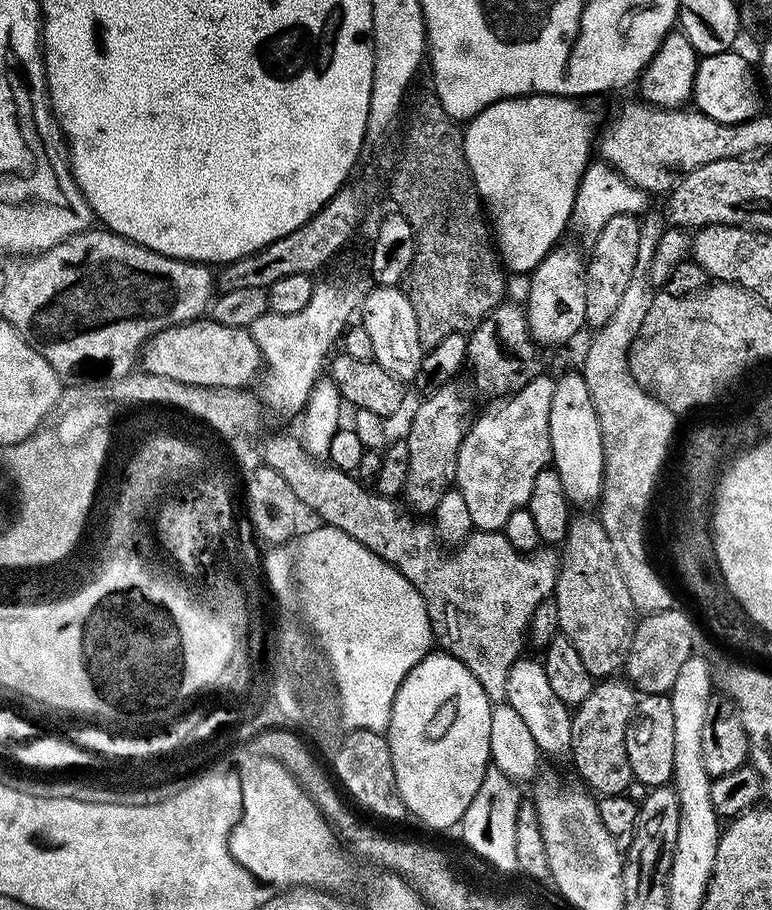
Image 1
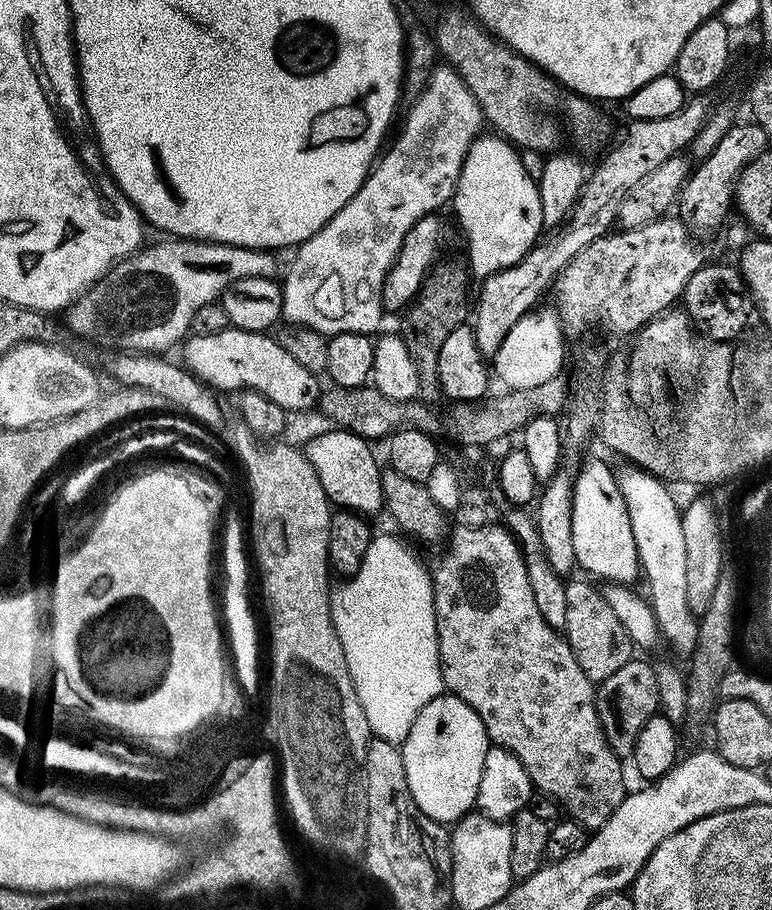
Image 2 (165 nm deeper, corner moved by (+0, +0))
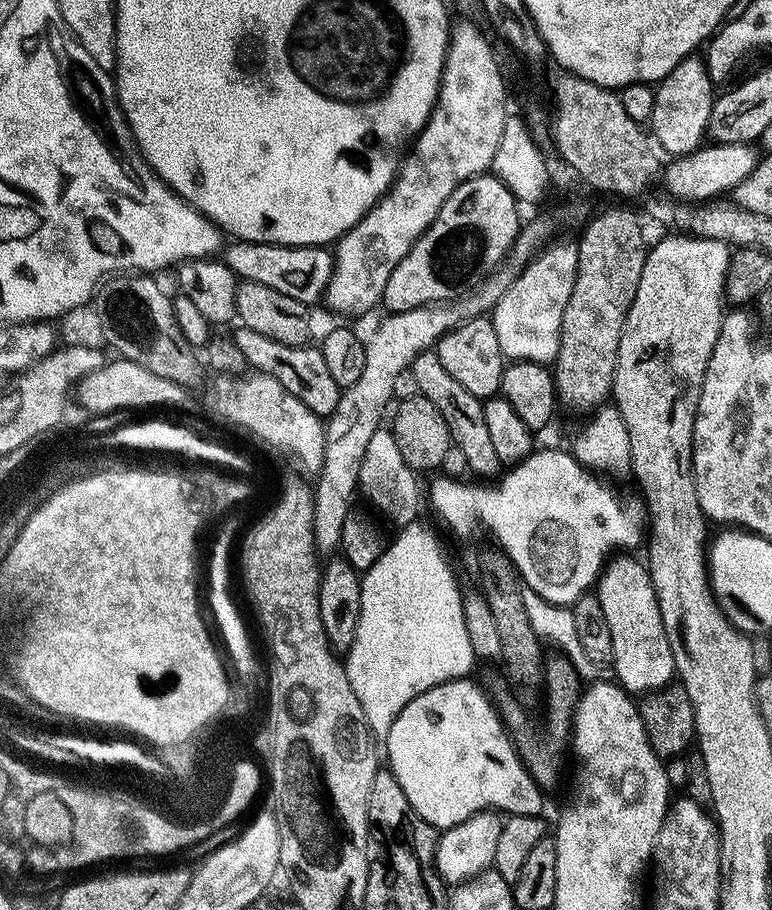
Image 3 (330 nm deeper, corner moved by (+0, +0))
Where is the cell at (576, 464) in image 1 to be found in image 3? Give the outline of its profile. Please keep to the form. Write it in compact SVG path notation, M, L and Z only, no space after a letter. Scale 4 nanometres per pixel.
M620 554L609 559L600 573L598 595L602 614L606 614L606 624L610 626L611 641L614 642L610 667L616 671L615 679L629 694L647 694L673 683L676 663L662 622L662 610L658 606L652 575L641 561L639 564L632 556L635 555Z

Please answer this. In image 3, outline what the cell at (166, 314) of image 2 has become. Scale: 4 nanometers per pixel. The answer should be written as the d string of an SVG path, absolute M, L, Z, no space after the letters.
M236 240L227 248L228 245L222 252L223 263L241 281L249 280L270 286L271 289L289 295L307 306L312 306L319 296L321 299L328 291L334 256L327 247L255 244L252 240Z

